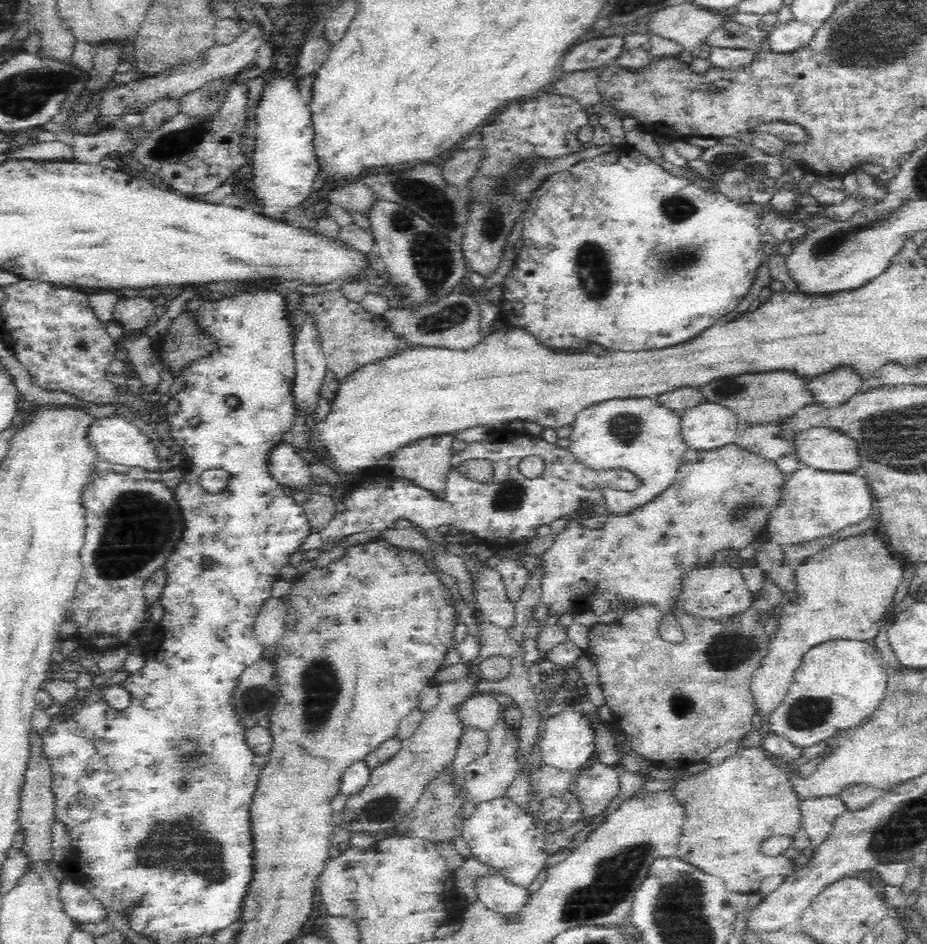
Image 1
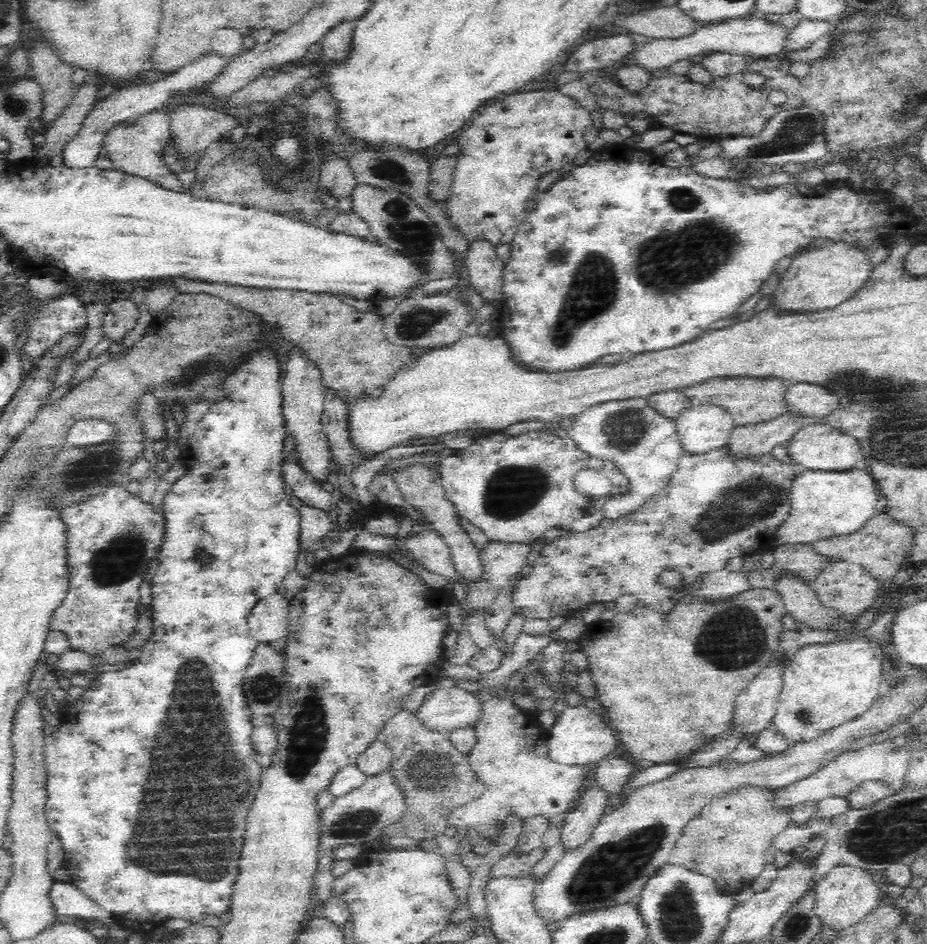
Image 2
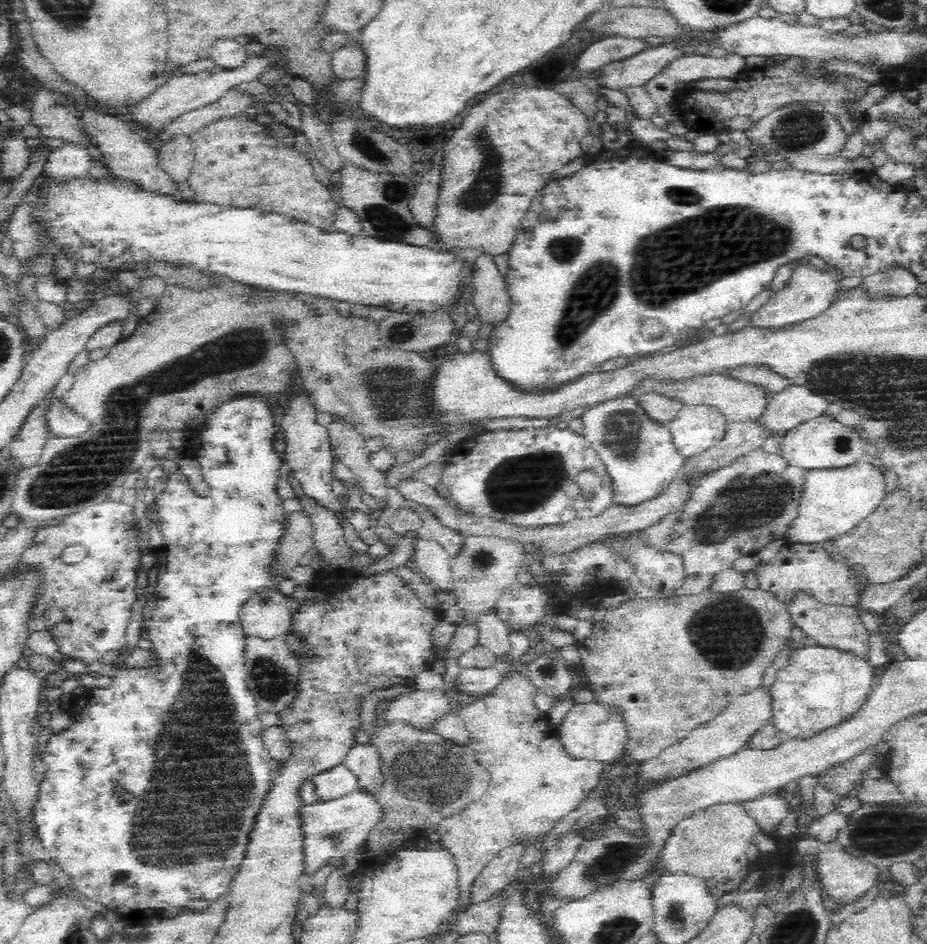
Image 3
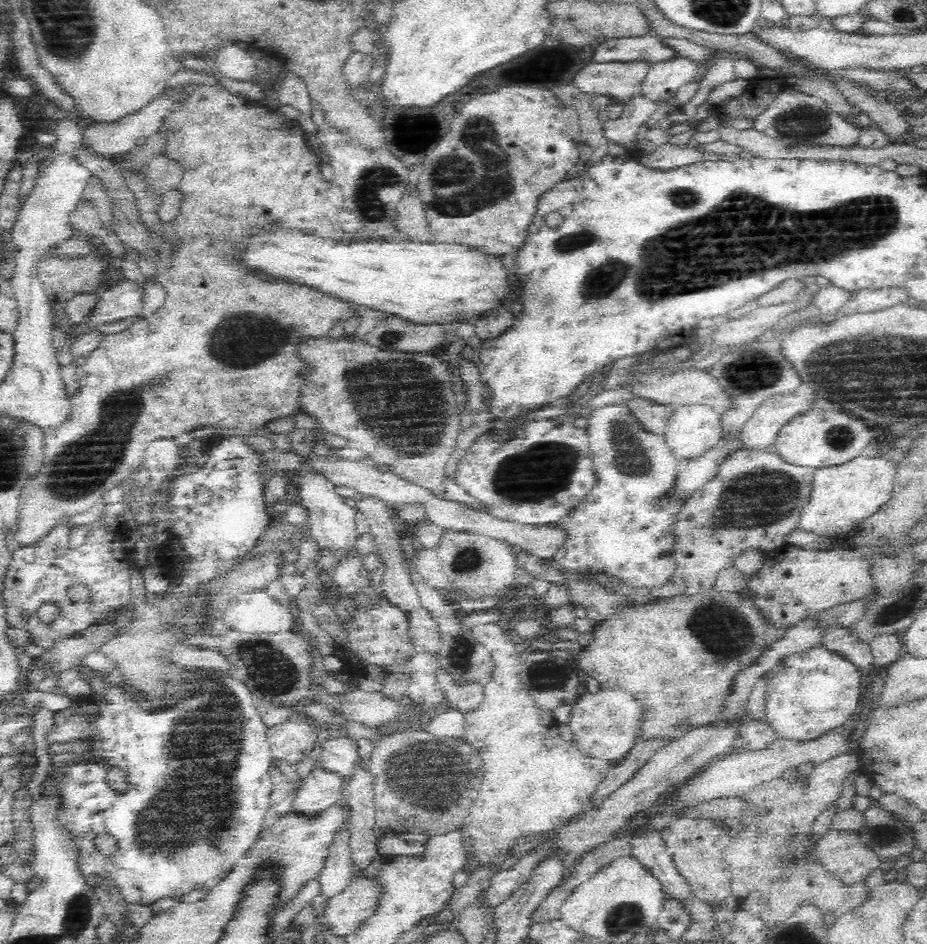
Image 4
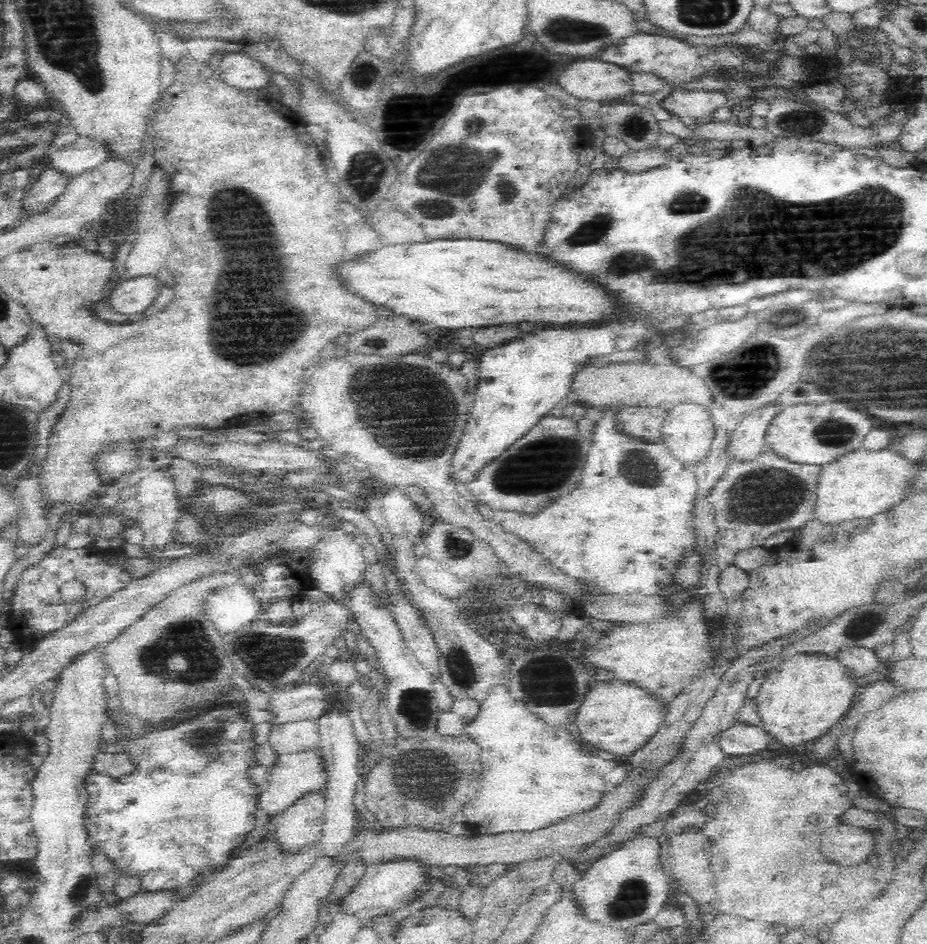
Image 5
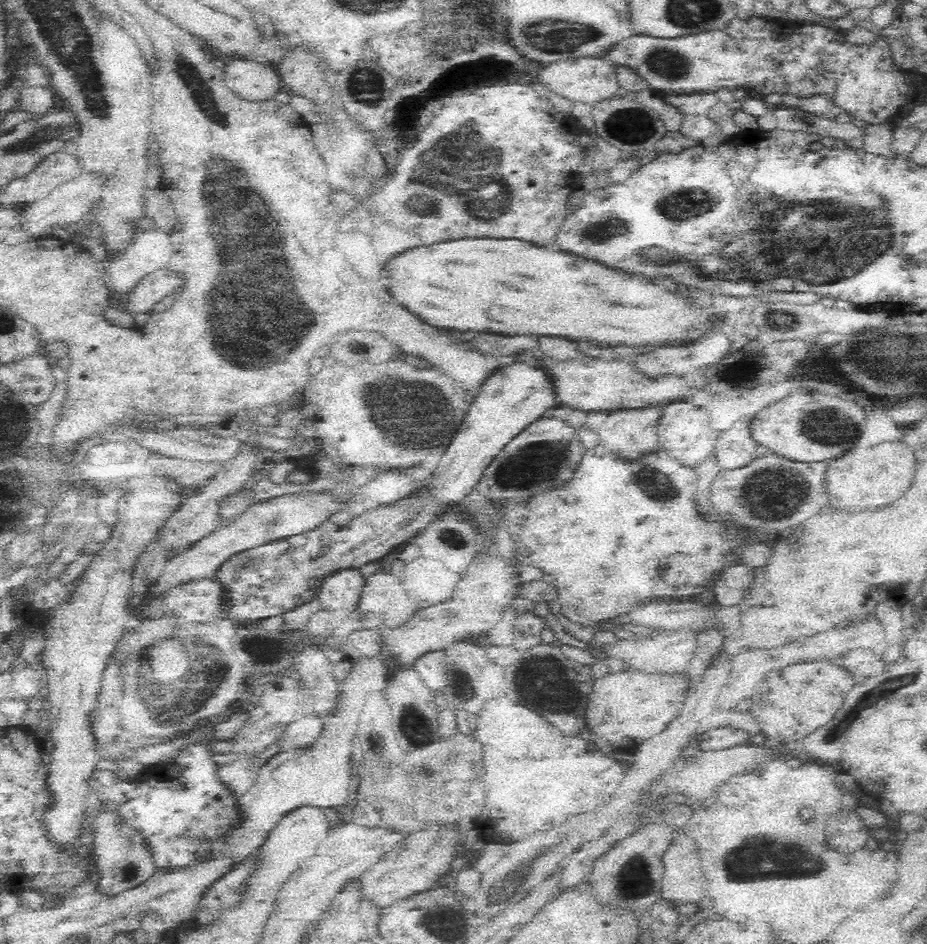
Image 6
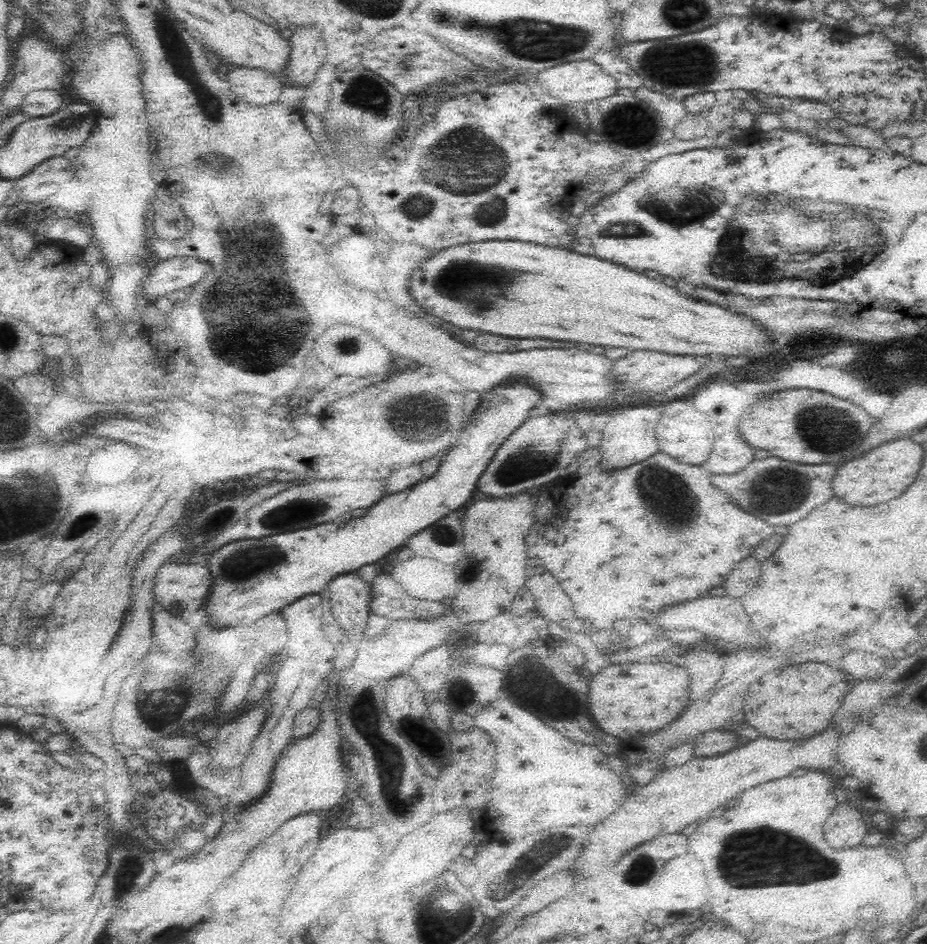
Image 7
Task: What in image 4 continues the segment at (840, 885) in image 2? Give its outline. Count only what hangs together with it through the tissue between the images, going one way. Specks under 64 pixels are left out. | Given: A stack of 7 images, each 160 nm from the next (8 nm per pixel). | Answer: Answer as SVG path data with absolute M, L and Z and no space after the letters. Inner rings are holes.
M830 830L817 841L816 856L840 880L852 884L879 868L880 855L853 830Z

